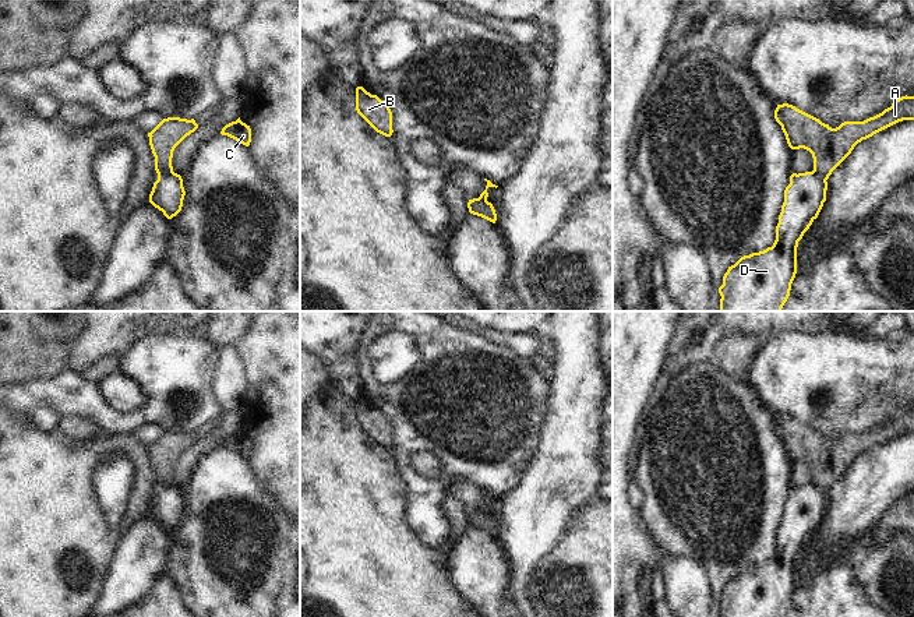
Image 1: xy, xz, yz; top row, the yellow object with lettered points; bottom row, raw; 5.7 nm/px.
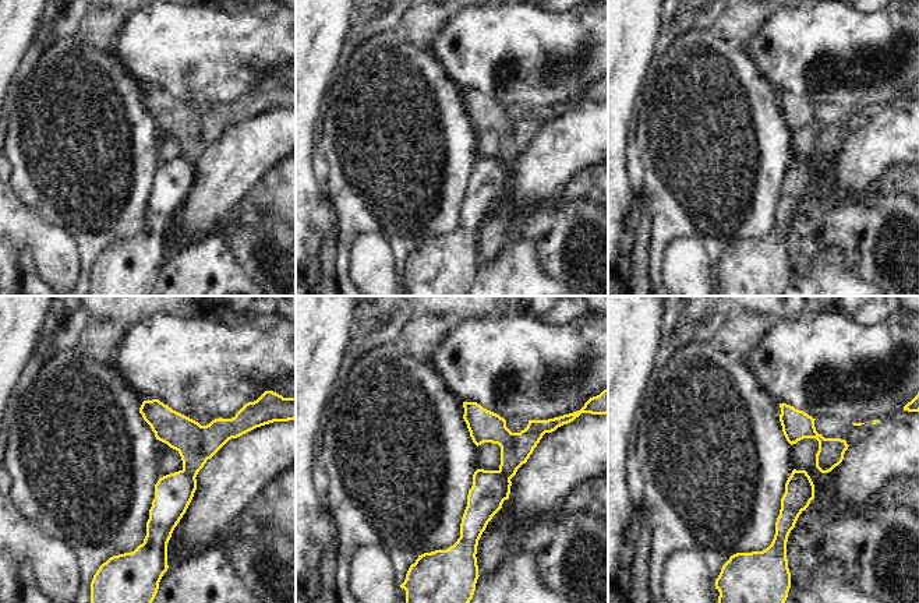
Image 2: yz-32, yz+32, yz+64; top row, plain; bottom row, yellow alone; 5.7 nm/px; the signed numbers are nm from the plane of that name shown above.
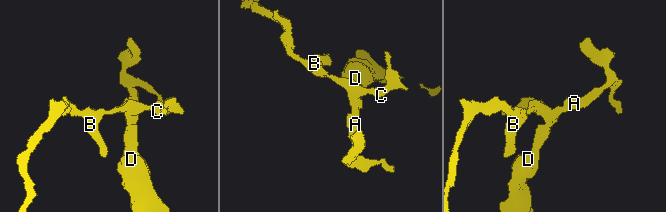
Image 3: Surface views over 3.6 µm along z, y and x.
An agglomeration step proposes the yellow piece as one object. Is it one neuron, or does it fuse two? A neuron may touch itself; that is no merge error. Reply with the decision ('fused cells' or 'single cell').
fused cells

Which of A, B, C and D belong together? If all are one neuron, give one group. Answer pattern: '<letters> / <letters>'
A B C / D

